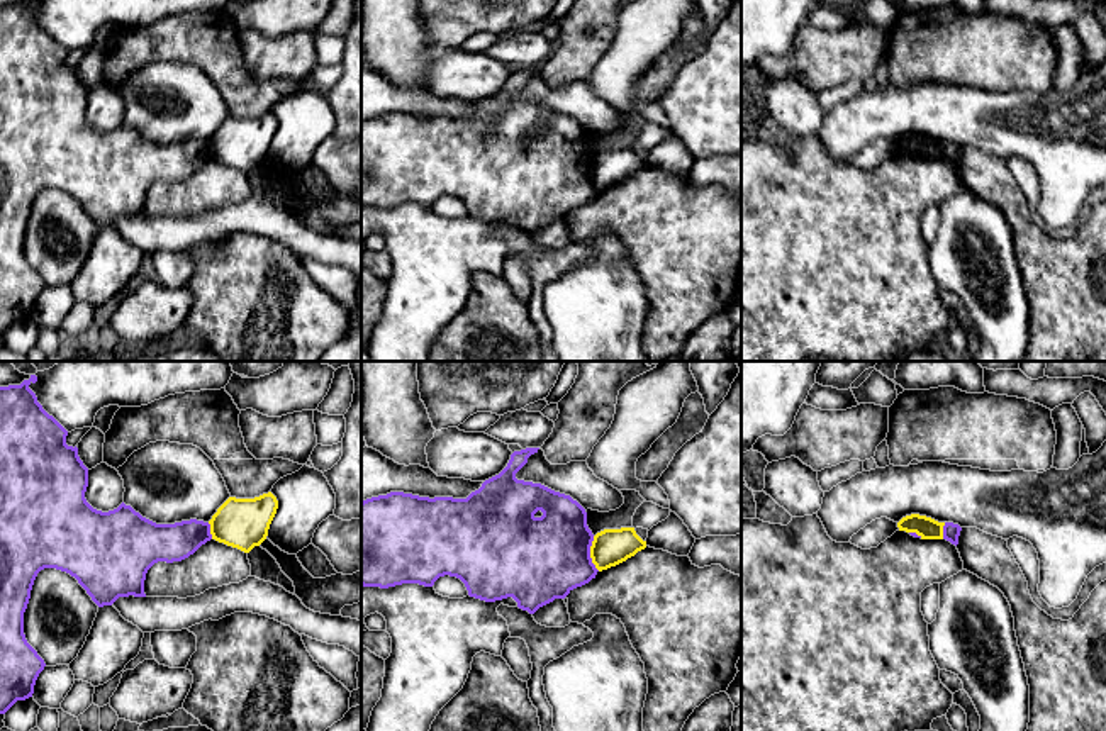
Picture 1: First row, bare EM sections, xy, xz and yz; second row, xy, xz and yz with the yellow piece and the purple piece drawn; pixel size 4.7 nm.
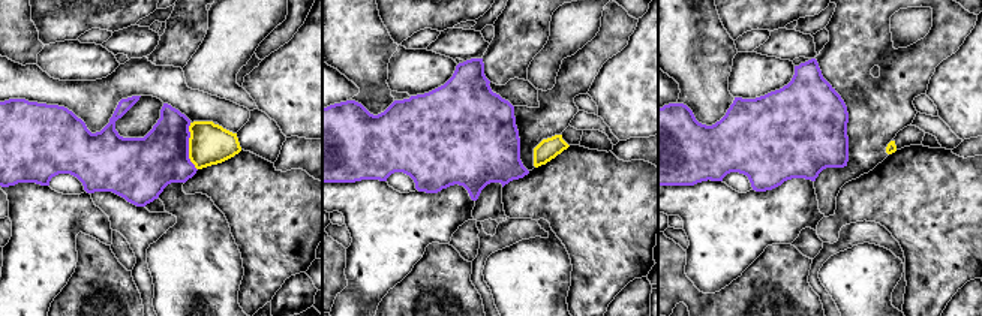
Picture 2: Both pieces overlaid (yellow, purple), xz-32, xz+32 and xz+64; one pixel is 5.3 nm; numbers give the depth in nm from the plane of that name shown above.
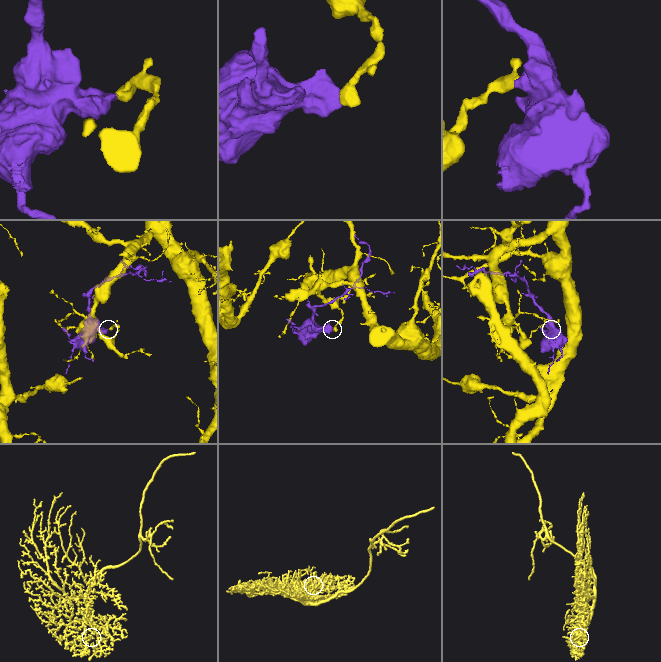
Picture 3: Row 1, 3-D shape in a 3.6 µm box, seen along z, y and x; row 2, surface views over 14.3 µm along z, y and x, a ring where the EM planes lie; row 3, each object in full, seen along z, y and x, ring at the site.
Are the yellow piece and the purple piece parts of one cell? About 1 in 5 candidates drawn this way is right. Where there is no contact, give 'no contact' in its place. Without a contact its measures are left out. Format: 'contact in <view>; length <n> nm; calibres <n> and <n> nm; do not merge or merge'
contact in xz; length 170 nm; calibres 180 and 400 nm; do not merge

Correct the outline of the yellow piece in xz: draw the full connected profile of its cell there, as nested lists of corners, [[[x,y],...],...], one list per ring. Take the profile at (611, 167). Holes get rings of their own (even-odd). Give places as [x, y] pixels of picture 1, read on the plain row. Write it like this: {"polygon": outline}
{"polygon": [[[634,148],[604,149],[594,156],[592,183],[599,192],[616,187],[646,168]]]}

